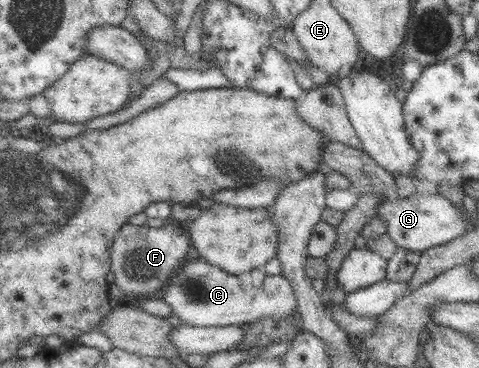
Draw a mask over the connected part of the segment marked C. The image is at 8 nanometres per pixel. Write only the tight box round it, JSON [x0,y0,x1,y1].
[157,258,300,326]

